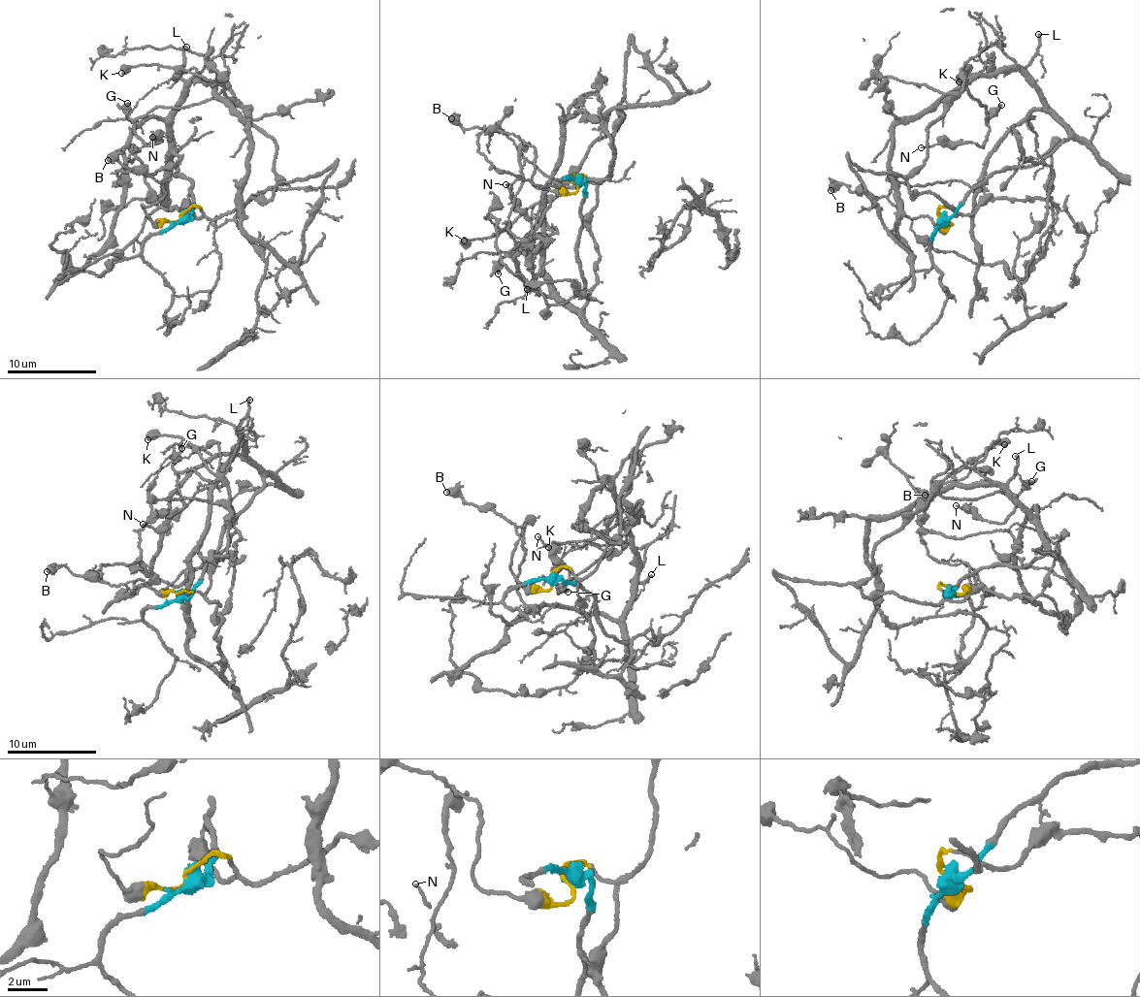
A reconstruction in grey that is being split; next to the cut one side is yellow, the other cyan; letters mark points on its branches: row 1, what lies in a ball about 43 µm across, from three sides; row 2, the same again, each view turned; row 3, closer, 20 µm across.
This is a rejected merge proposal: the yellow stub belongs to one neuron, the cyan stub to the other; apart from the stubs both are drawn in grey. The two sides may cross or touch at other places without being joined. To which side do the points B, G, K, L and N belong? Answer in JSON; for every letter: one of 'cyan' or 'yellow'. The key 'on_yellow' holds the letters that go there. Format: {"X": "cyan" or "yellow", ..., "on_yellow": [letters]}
{"B": "yellow", "G": "yellow", "K": "yellow", "L": "cyan", "N": "yellow", "on_yellow": ["B", "G", "K", "N"]}

